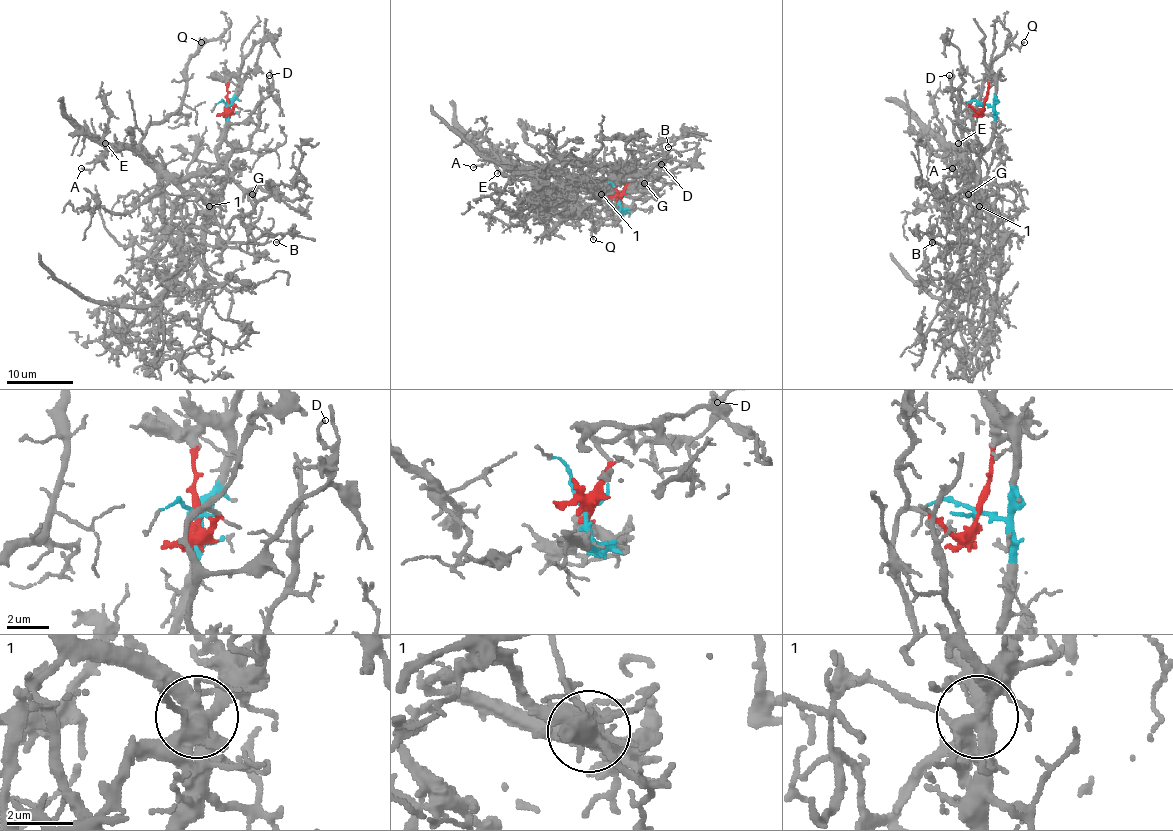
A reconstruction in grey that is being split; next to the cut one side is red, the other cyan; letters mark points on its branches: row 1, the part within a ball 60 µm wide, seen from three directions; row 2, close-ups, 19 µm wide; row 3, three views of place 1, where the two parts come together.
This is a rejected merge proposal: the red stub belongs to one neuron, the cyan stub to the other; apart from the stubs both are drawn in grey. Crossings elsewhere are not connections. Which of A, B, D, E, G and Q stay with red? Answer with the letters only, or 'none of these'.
B, D

